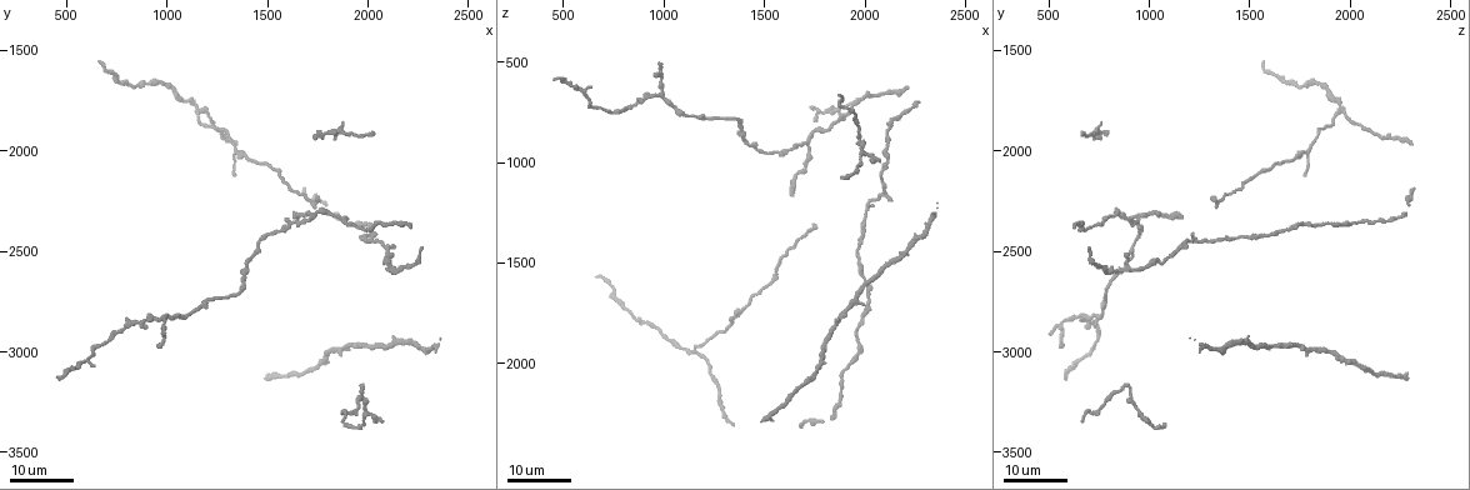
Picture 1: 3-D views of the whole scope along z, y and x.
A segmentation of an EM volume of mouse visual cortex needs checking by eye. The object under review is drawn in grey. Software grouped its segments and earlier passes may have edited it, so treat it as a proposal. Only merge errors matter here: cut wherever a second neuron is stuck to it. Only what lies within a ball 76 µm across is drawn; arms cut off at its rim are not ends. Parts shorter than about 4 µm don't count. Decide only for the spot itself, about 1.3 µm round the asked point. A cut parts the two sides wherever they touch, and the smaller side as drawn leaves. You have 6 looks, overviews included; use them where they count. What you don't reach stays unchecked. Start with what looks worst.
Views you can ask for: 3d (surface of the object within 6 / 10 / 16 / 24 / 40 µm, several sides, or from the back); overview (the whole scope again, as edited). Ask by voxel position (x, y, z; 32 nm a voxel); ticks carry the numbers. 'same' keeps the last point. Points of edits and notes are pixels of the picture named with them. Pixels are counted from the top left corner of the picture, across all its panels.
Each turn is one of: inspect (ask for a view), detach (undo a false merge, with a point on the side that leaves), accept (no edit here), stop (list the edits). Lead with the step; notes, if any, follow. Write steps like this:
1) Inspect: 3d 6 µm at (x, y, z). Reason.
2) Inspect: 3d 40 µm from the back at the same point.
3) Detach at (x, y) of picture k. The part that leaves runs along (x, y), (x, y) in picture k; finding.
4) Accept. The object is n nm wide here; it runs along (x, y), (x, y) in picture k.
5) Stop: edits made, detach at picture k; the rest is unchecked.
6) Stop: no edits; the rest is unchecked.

Inspect: 3d 24 µm at (1000, 2820, 650). Branch point.

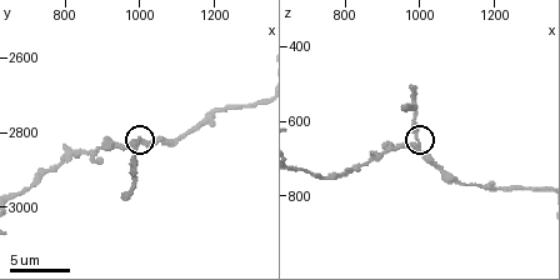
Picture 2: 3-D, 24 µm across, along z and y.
Inspect: 3d 6 µm at the same point. Zoom in.

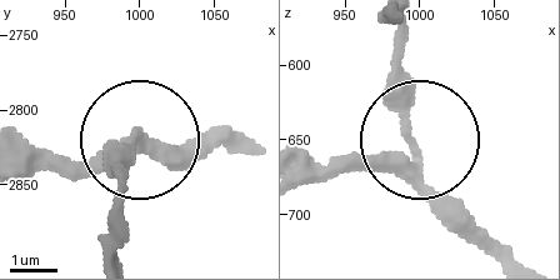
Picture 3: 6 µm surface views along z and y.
Inspect: 3d 6 µm from the back at the same point. From behind.

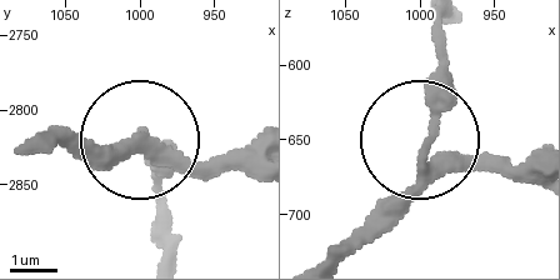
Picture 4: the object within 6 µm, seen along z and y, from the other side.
Accept. 3 arms meet here; continuous, no second neuron.

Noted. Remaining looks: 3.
Inspect: 3d 16 µm at (1150, 1800, 1960).

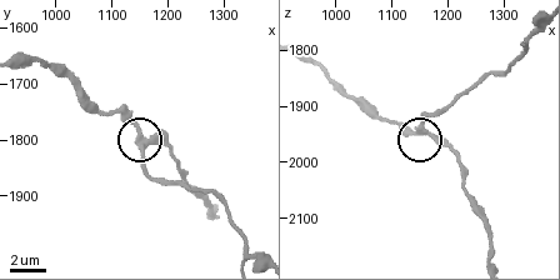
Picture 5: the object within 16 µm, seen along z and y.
Inspect: 3d 6 µm at (1165, 1805, 1950).

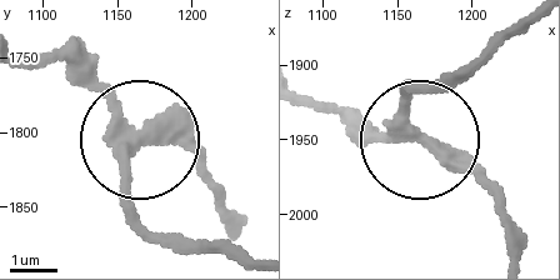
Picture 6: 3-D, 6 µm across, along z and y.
Detach at (120, 191) of picture 6. The side arm is 16 µm long; 3 arms meet here; two neurons meet here.

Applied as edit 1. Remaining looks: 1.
Stop: edits made, detach at picture 6; the rest is unchecked.

